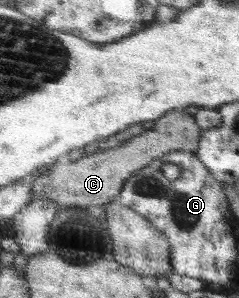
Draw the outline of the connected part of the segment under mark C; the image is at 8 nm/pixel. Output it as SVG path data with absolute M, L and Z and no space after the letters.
M175 109L157 120L152 130L133 137L121 145L107 150L98 150L76 161L62 161L51 167L49 173L35 177L31 182L34 198L49 198L59 208L75 205L101 208L118 200L124 186L136 172L148 167L157 159L175 151L195 151L200 149L204 129L185 109Z

